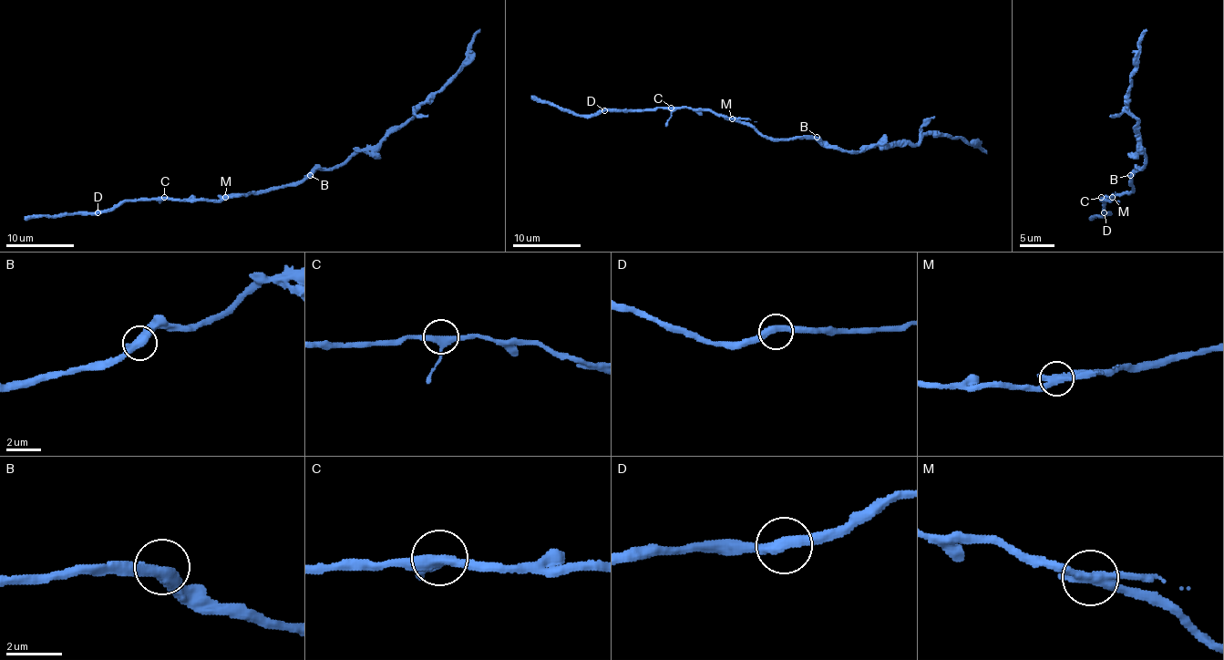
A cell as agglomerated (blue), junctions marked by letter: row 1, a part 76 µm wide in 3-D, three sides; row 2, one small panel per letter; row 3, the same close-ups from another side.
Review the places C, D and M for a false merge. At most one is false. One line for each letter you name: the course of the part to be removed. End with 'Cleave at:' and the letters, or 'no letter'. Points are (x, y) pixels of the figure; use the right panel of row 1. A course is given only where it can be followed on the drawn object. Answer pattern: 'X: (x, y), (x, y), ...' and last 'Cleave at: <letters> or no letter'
M: (1113, 197), (1132, 190), (1132, 177), (1146, 159), (1128, 108), (1128, 86), (1146, 29)
Cleave at: M

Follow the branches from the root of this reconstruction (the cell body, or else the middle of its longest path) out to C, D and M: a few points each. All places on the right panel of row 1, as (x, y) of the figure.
C: (1132, 185), (1132, 190), (1118, 194), (1111, 201), (1103, 201), (1101, 197)
D: (1132, 185), (1132, 190), (1118, 194), (1111, 201), (1101, 199), (1104, 212)
M: (1132, 185), (1132, 190), (1113, 197)

